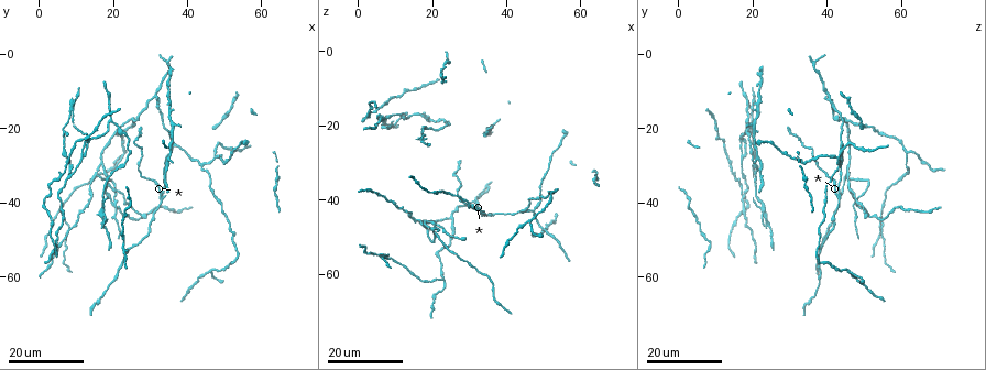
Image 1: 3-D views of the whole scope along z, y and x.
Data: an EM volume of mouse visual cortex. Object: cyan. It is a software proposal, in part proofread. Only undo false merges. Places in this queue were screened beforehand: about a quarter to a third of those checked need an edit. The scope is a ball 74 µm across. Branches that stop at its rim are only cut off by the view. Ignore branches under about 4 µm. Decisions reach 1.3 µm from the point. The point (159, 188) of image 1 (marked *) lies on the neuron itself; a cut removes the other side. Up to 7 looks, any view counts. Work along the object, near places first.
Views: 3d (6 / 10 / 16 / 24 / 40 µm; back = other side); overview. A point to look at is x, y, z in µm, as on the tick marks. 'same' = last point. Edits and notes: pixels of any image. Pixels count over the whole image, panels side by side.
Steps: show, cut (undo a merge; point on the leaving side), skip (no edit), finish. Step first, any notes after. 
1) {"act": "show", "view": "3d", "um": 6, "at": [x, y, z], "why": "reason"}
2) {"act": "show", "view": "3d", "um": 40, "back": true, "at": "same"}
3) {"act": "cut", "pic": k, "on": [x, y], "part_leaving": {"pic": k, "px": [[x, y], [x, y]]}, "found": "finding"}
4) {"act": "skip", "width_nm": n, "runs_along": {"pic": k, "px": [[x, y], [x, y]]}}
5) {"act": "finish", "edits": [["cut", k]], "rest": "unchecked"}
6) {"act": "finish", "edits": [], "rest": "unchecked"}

{"act": "show", "view": "3d", "um": 24, "at": [36.5, 18.5, 19.5], "why": "three-way junction"}

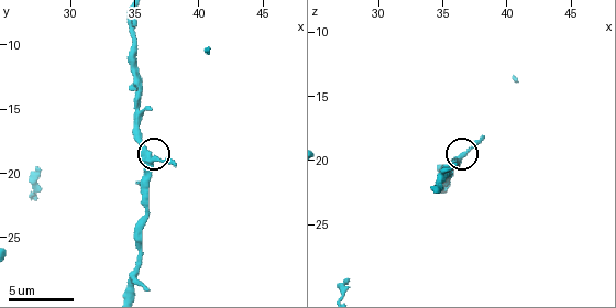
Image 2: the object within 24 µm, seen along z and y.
{"act": "show", "view": "3d", "um": 10, "at": [36.4, 19.0, 19.6], "why": "zoom in"}

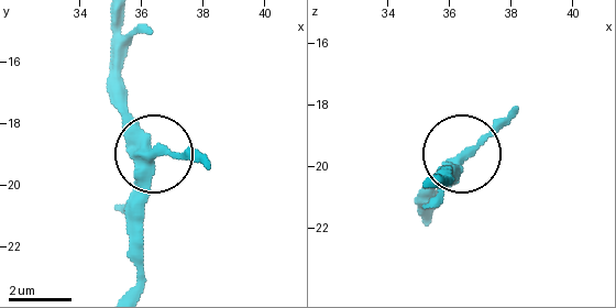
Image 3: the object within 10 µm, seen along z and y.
{"act": "skip", "side_arm_um": 17, "arms": 3, "found": "one neuron here"}

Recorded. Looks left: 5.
{"act": "show", "view": "3d", "um": 24, "at": [11.5, 27.5, 17.0], "why": "three arms meet"}

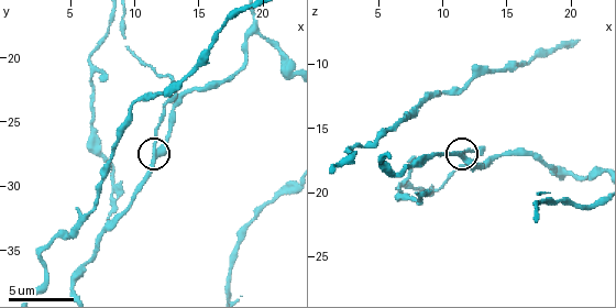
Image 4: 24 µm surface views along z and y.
{"act": "show", "view": "3d", "um": 10, "at": [11.6, 28.0, 17.0], "why": "closer look"}

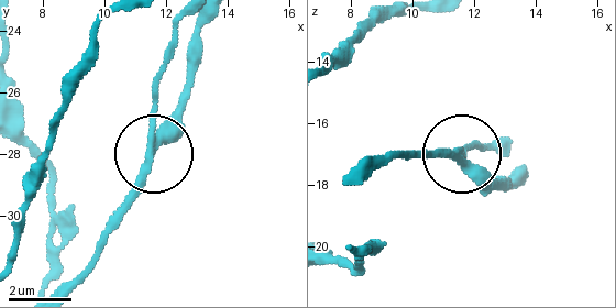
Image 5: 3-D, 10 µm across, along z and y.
{"act": "cut", "pic": 5, "on": [153, 101], "arms": 3, "part_leaving": {"pic": 5, "px": [[151, 144], [151, 99], [175, 21]]}, "found": "two neurons meet here"}

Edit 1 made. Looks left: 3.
{"act": "show", "view": "overview"}

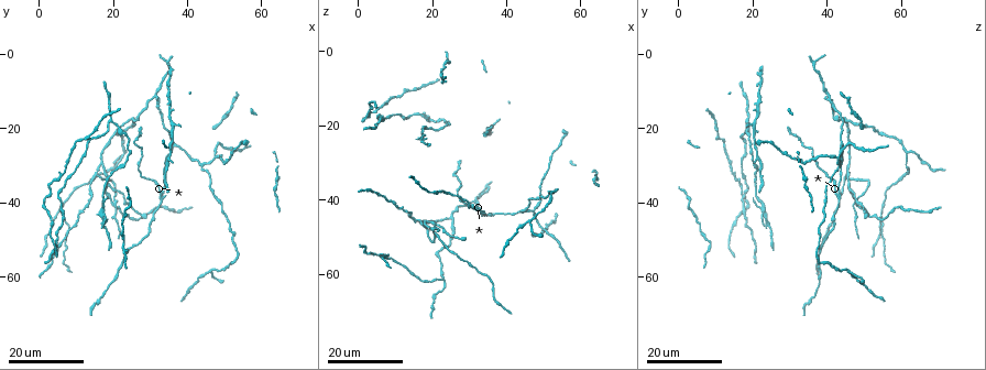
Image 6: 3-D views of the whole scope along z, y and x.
{"act": "show", "view": "3d", "um": 16, "at": [17.0, 29.5, 46.0], "why": "side arm on a straight run"}

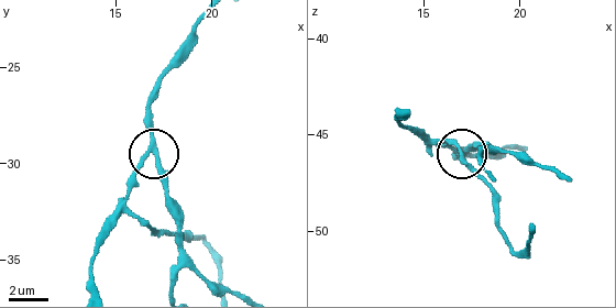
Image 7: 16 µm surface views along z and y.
{"act": "show", "view": "3d", "um": 10, "at": "same"}

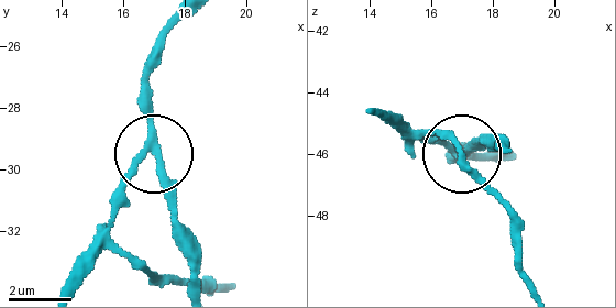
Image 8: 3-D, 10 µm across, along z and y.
{"act": "skip", "width_nm": 200, "runs_along": {"pic": 8, "px": [[182, 22], [151, 77], [151, 147], [98, 232]]}, "found": "continuous, no second neuron"}

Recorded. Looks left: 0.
{"act": "finish", "edits": [["cut", 5]], "rest": "unchecked"}

